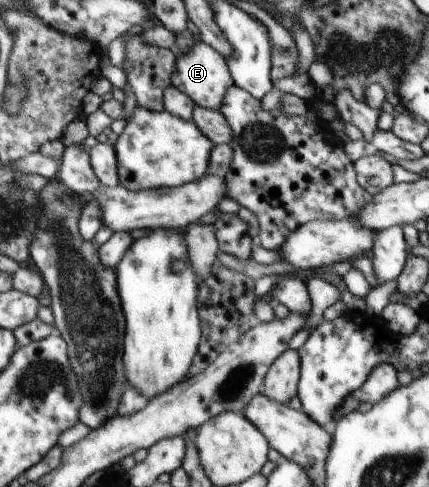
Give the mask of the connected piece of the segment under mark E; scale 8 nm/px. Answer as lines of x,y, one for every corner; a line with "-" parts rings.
199,41
188,53
176,53
175,57
176,73
172,75
172,85
184,92
184,95
191,96
195,105
204,109
219,110
223,106
224,98
227,97
228,87
235,85
224,56
207,43

